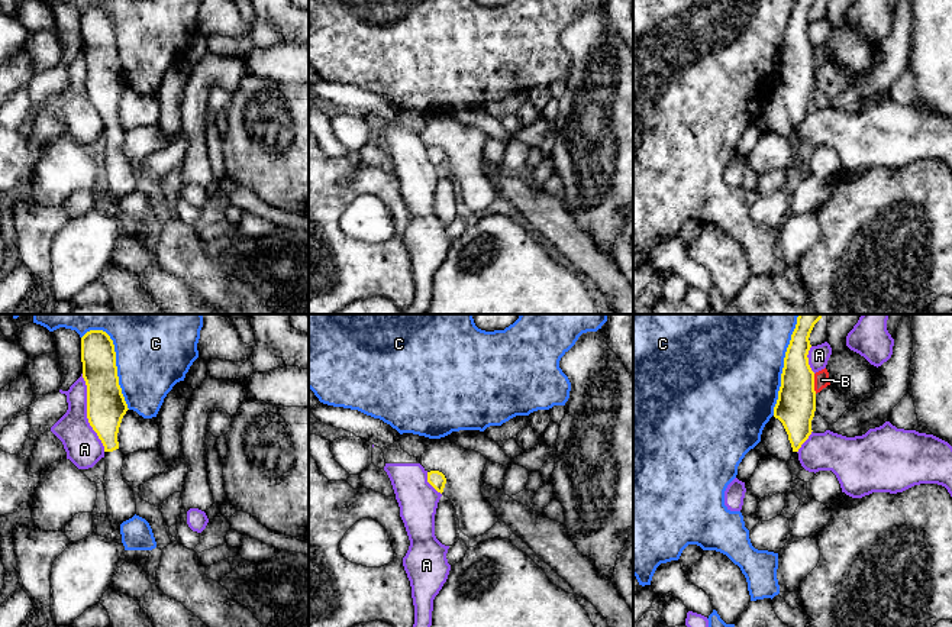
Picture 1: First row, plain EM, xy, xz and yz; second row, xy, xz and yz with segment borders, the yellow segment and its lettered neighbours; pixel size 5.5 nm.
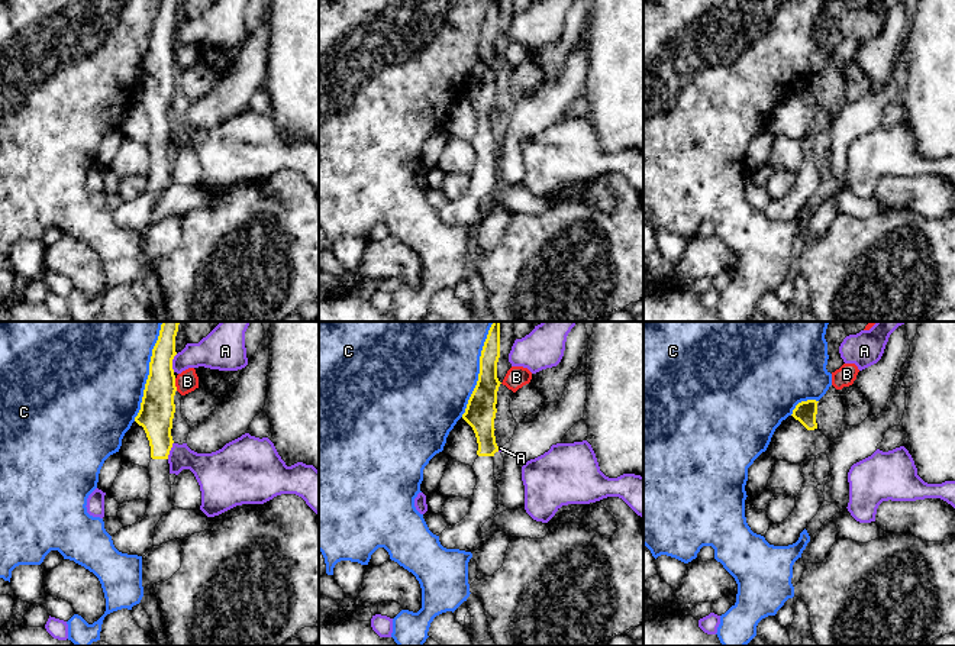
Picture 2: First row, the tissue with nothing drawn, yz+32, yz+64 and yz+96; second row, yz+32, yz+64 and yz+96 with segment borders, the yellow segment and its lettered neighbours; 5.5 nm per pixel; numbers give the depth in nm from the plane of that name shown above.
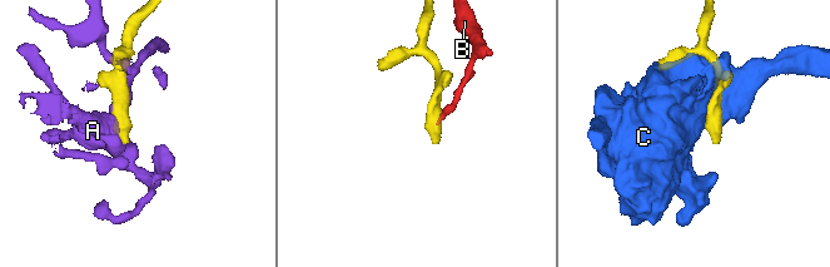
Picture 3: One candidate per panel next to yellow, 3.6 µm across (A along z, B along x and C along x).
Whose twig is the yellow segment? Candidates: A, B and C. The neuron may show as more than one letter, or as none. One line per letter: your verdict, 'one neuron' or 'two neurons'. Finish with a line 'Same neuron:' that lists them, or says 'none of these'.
A: two neurons
B: two neurons
C: two neurons
Same neuron: none of these

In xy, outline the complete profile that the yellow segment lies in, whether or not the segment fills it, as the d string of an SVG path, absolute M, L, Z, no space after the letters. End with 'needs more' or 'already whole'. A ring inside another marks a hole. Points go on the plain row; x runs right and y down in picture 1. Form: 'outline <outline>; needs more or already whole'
outline M90 6L81 13L83 54L87 61L87 94L104 122L106 151L104 167L107 193L113 203L112 216L122 216L120 200L136 190L133 165L123 156L122 142L125 130L119 126L117 109L128 80L119 61L116 28L110 12L103 6Z; needs more

